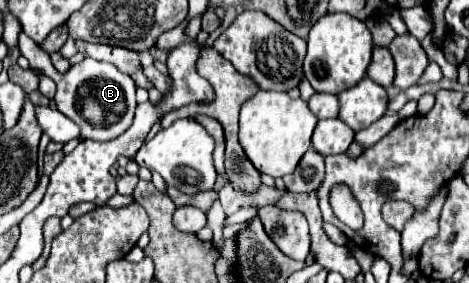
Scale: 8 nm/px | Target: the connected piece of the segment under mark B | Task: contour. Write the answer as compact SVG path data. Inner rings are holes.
M24 31L18 37L18 45L20 45L22 55L30 61L32 67L48 71L48 75L54 79L56 107L60 113L64 113L68 119L72 119L80 127L82 139L110 141L110 139L122 135L130 127L130 123L134 119L134 109L136 109L136 99L134 99L136 85L130 75L120 73L110 63L102 63L102 61L94 61L94 59L84 59L82 63L70 67L66 73L58 73L50 61L50 55L46 51L42 51ZM84 101L90 105L88 109L84 109Z

